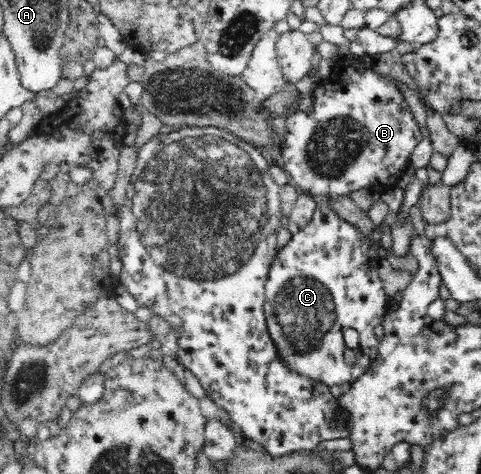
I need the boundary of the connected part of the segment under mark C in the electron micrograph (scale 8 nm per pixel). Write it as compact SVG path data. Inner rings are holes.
M325 205L319 206L311 223L307 225L306 228L303 228L303 230L300 229L297 234L293 234L290 242L279 250L278 254L275 255L275 258L271 260L272 264L265 282L265 302L263 304L263 310L265 313L267 332L277 348L277 357L289 367L289 371L299 373L299 375L309 378L309 381L320 382L322 385L331 388L335 385L343 385L344 383L356 381L369 370L374 358L377 358L379 350L379 340L377 340L373 330L375 330L376 326L382 324L382 320L389 312L390 298L383 290L384 284L379 279L378 274L381 257L380 246L375 243L369 235L361 233L356 226L348 224L345 220L339 218L331 208ZM345 328L355 328L355 330L359 332L360 344L354 349L357 357L355 366L347 365L345 360L343 360L343 352L345 350L343 330L345 330Z

